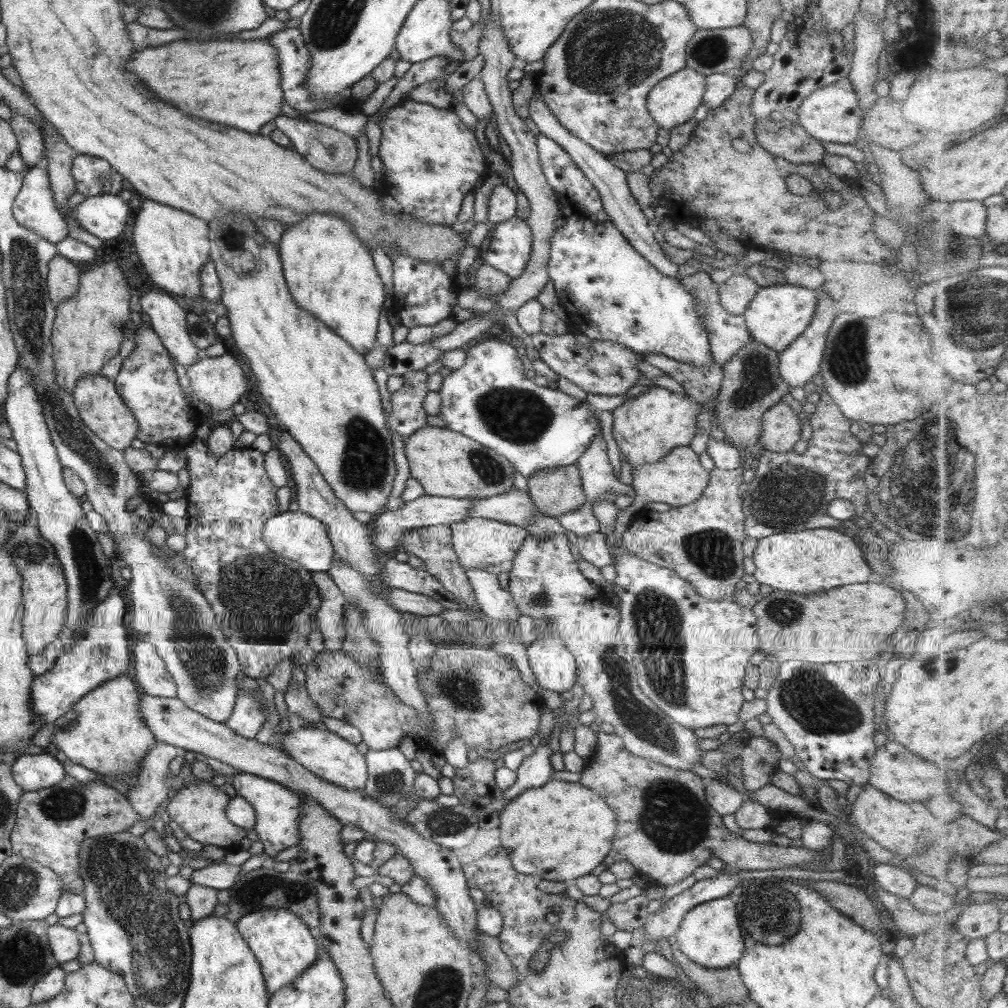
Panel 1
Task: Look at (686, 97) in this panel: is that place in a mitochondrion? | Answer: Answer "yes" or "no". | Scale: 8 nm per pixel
no

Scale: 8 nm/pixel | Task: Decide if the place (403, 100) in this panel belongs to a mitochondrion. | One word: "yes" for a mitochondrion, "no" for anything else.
no

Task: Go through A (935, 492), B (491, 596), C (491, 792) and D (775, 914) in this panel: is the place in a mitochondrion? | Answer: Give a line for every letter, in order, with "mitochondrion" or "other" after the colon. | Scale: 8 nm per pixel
A: mitochondrion
B: other
C: other
D: mitochondrion

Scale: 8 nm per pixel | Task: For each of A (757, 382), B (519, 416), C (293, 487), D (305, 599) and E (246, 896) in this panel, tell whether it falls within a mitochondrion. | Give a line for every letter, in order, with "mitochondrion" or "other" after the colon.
A: mitochondrion
B: mitochondrion
C: other
D: mitochondrion
E: mitochondrion

